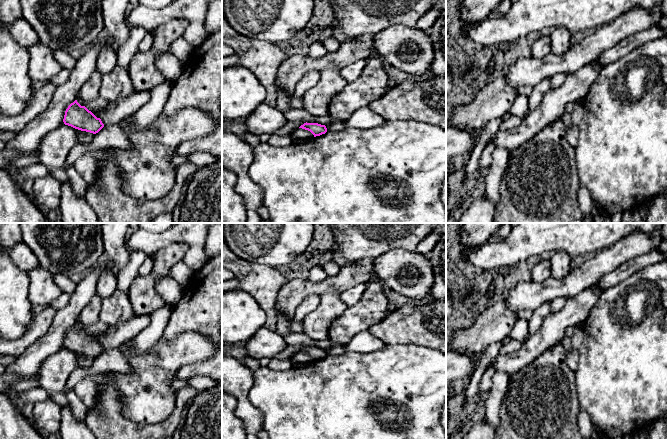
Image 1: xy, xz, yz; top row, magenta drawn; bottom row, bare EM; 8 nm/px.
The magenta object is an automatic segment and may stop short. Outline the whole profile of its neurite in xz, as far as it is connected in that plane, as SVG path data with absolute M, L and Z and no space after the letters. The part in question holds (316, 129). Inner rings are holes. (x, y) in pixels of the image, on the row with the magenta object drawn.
M306 122L303 125L301 125L299 128L310 131L314 135L314 137L320 136L327 132L326 126L318 124L318 123L307 123Z

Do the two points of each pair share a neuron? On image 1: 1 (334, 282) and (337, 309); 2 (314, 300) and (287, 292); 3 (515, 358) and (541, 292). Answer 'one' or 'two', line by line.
1: two
2: two
3: two

